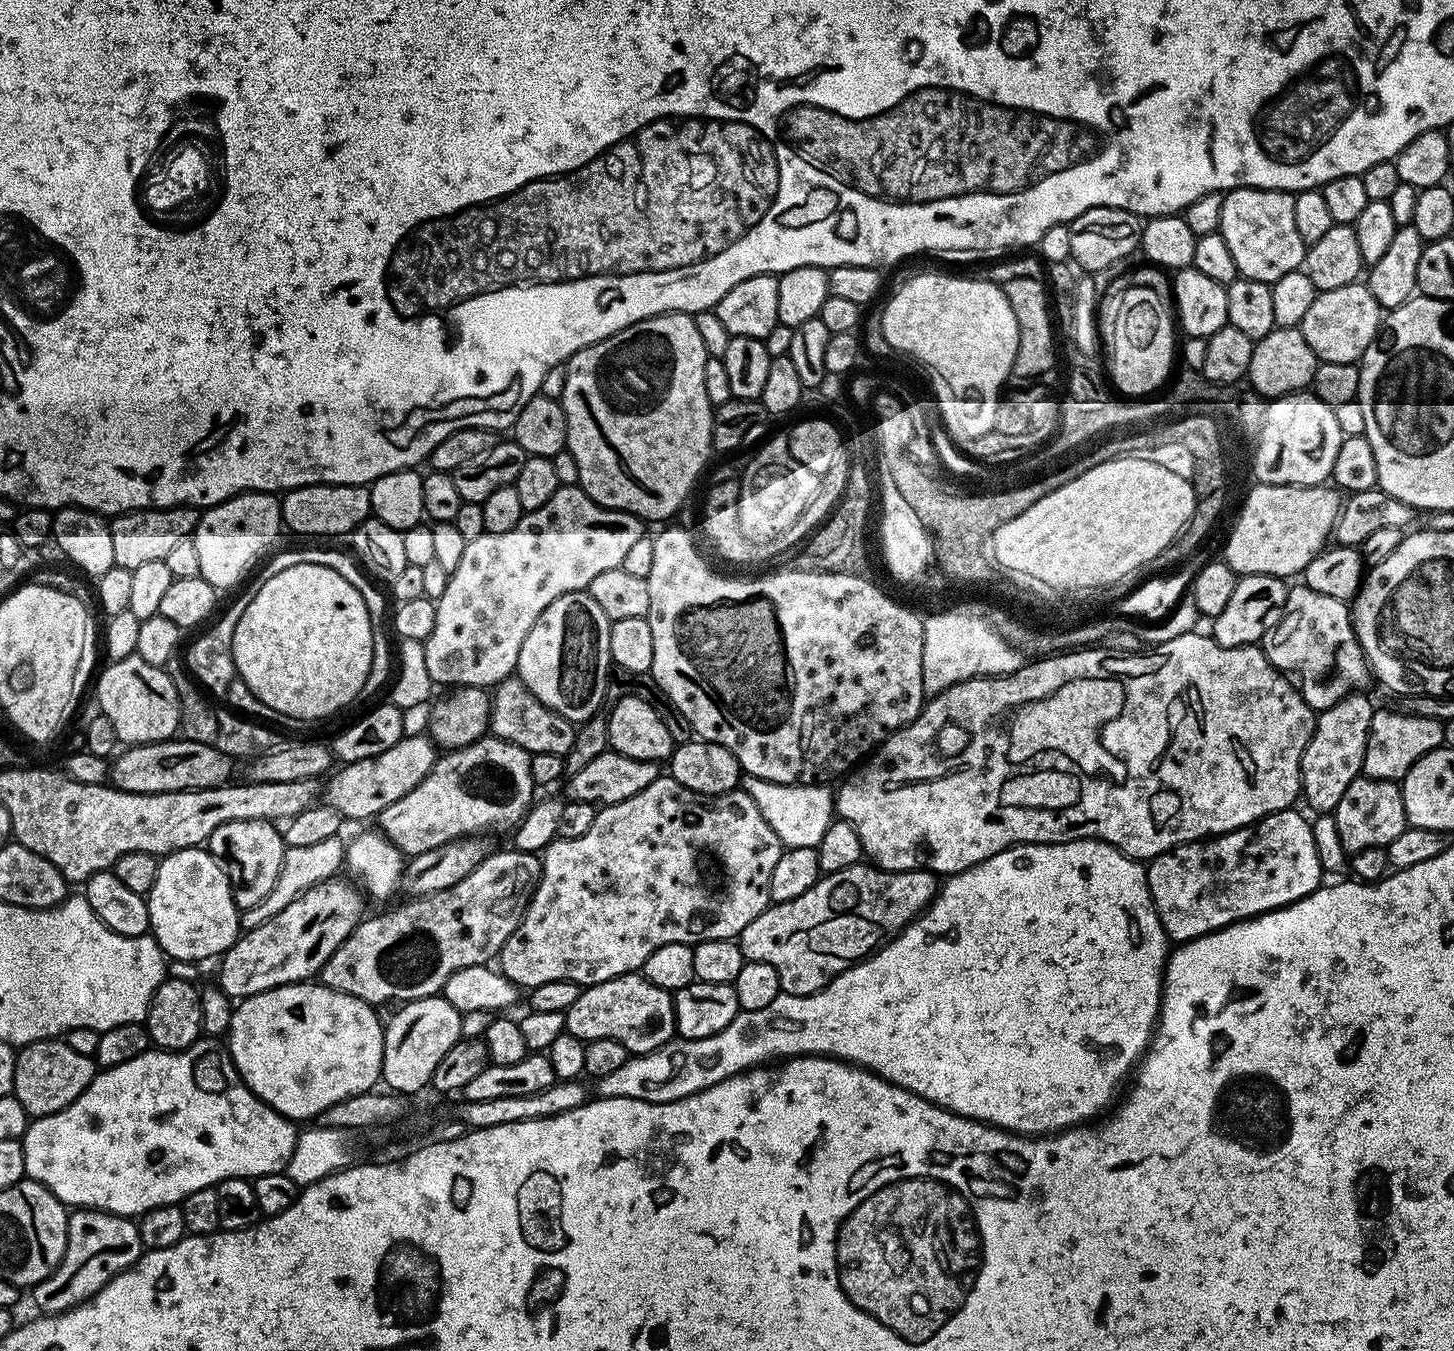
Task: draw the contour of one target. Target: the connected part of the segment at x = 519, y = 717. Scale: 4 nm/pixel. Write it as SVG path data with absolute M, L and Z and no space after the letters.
M519 678L503 680L495 685L491 693L488 727L491 735L502 738L506 742L514 742L514 746L522 746L522 750L538 754L558 754L565 757L574 746L577 725L557 712L552 712Z

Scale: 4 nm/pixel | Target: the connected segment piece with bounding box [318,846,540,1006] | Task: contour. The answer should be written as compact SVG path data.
M508 846L505 852L489 851L484 861L462 882L432 896L409 899L409 904L384 912L381 916L365 918L348 935L346 942L330 954L322 966L319 983L339 992L364 1000L367 1004L381 1006L387 1000L407 1002L443 993L446 978L466 966L488 964L499 957L502 946L520 924L528 901L540 880L540 856L534 852L520 852Z

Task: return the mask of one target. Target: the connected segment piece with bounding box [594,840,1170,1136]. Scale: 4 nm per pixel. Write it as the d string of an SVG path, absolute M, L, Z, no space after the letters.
M1071 840L1065 844L1015 844L1013 848L1002 850L990 858L986 858L982 863L976 864L972 868L967 868L965 872L958 872L947 877L948 880L939 885L936 897L932 903L912 921L904 927L903 932L896 933L884 947L872 953L867 960L861 960L859 964L852 965L842 974L835 976L826 987L818 990L809 996L790 996L782 994L770 1002L770 1006L762 1006L762 1010L746 1010L737 1012L736 1016L718 1034L710 1034L710 1038L673 1038L667 1040L662 1047L653 1052L647 1052L641 1056L629 1055L629 1058L622 1067L617 1071L606 1074L606 1078L595 1081L594 1088L600 1096L609 1096L610 1098L638 1098L642 1102L651 1104L661 1104L662 1102L674 1102L686 1098L695 1092L706 1090L718 1082L722 1082L731 1076L737 1076L739 1072L747 1072L749 1068L767 1065L769 1062L780 1062L785 1058L793 1056L830 1056L833 1060L846 1060L849 1064L855 1064L861 1068L866 1068L870 1072L876 1073L884 1080L889 1080L894 1086L905 1088L907 1092L918 1094L926 1098L931 1104L937 1104L940 1108L948 1108L954 1114L965 1116L971 1120L981 1120L983 1124L990 1124L994 1128L1002 1128L1009 1132L1015 1132L1018 1136L1046 1136L1063 1132L1065 1128L1075 1128L1077 1126L1087 1125L1095 1121L1096 1116L1112 1100L1112 1095L1116 1092L1116 1087L1129 1079L1130 1073L1139 1065L1143 1055L1151 1044L1153 1035L1156 1031L1156 1025L1160 1018L1160 1002L1164 990L1164 965L1168 963L1170 955L1170 941L1167 934L1164 933L1164 927L1160 921L1160 915L1156 913L1156 907L1152 901L1152 895L1148 889L1148 873L1145 865L1139 860L1133 860L1132 857L1119 852L1112 844L1105 844L1102 840Z

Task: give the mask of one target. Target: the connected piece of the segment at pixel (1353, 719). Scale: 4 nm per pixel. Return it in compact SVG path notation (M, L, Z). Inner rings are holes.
M1359 695L1342 698L1317 715L1316 729L1300 763L1302 796L1303 799L1308 799L1313 813L1335 813L1338 802L1342 802L1342 794L1346 794L1346 786L1350 786L1350 782L1354 782L1354 778L1361 775L1374 705L1366 697Z

